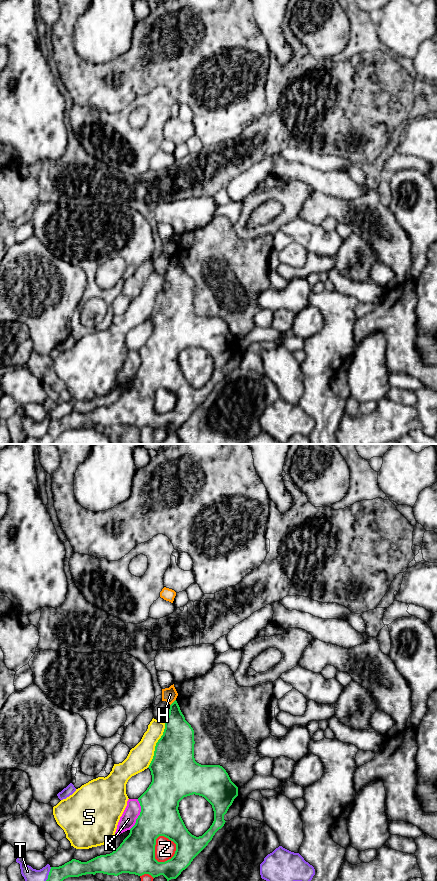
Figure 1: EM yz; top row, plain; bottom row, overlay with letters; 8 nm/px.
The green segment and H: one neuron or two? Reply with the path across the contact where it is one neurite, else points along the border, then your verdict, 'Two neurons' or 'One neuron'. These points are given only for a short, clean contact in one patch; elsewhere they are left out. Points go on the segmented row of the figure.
Boundary: yz (175, 699), (170, 705). Two neurons

